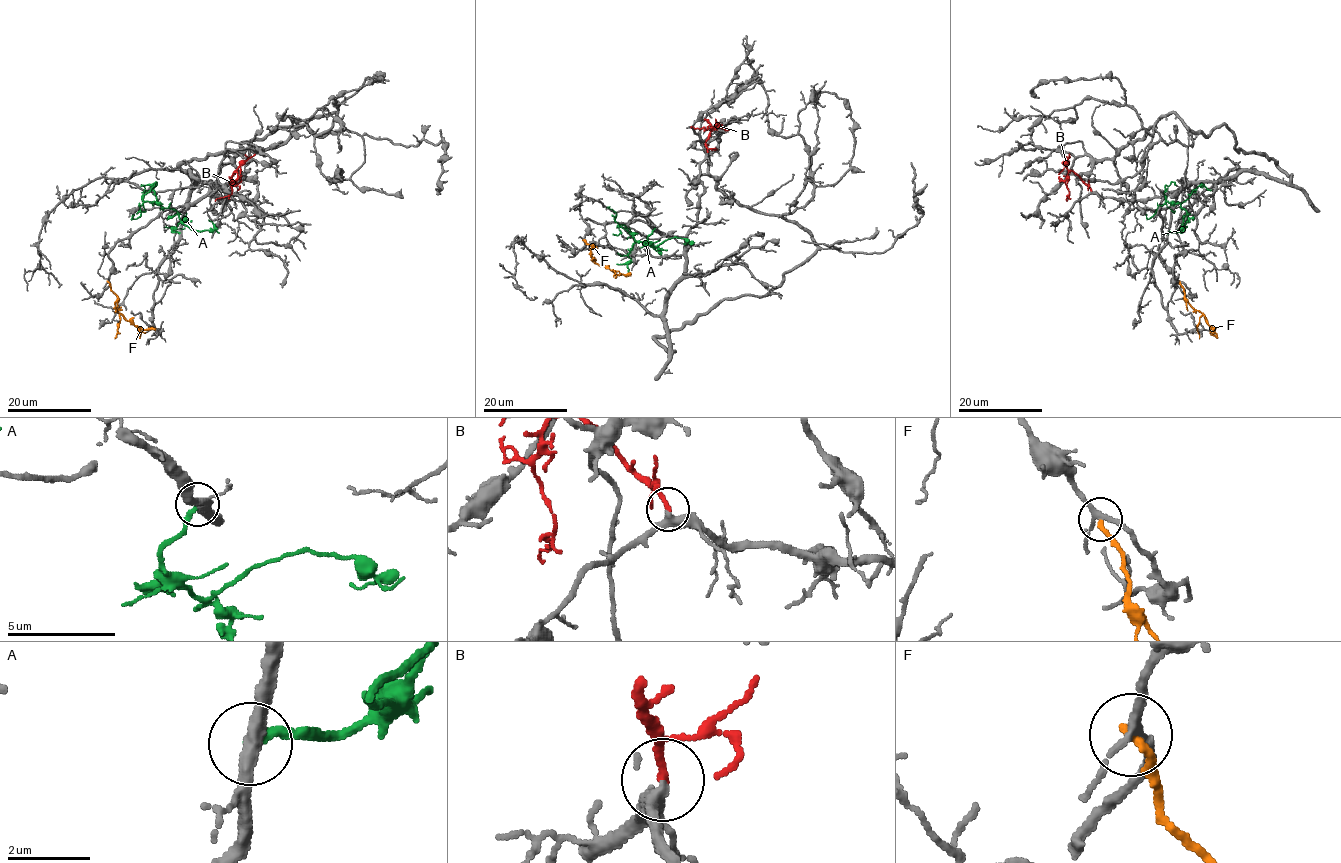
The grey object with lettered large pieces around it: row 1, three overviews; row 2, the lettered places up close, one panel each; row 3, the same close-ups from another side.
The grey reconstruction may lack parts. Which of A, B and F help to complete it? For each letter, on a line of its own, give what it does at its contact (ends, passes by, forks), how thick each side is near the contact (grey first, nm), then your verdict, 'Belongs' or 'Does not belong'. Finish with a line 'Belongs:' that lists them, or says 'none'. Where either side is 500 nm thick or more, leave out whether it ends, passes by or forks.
A: It ends there. Thickness 440 nm (grey) against 240 nm. Does not belong
B: It ends there. Thickness 300 nm (grey) against 200 nm. Belongs
F: It ends there. Thickness 200 nm (grey) against 220 nm. Does not belong
Belongs: B

